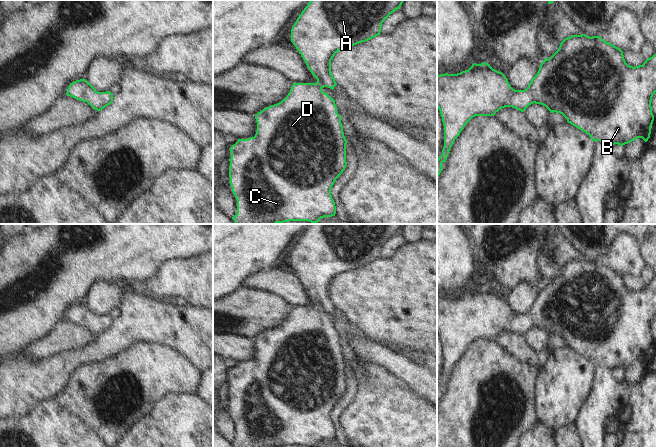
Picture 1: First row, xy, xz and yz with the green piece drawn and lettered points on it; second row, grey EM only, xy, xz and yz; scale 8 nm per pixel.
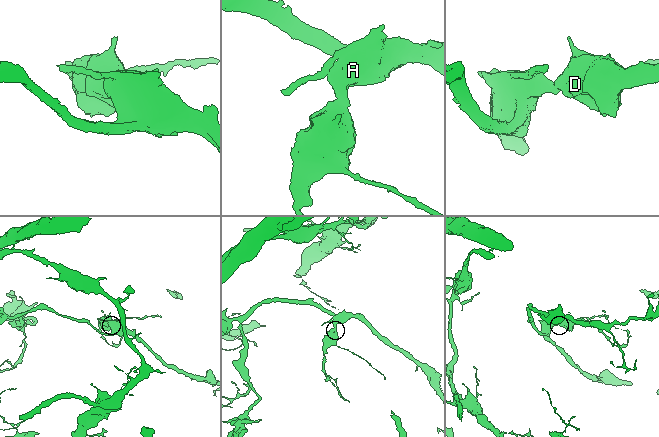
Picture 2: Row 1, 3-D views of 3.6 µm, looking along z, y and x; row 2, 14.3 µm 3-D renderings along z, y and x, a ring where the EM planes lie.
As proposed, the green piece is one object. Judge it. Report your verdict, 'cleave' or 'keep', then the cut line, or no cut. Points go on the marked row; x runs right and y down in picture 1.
keep | no cut

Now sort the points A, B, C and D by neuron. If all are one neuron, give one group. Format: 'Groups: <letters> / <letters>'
Groups: A B C D

